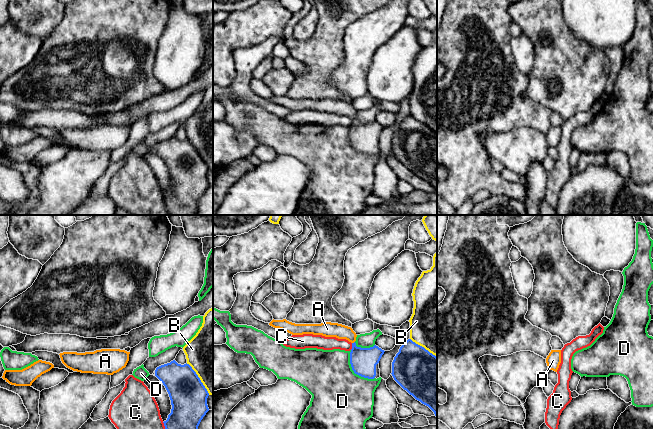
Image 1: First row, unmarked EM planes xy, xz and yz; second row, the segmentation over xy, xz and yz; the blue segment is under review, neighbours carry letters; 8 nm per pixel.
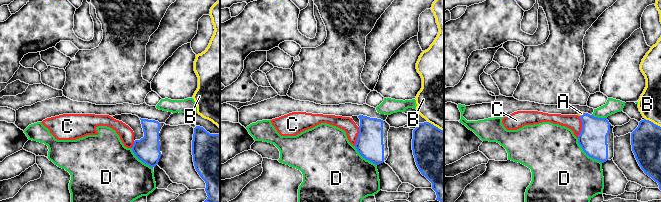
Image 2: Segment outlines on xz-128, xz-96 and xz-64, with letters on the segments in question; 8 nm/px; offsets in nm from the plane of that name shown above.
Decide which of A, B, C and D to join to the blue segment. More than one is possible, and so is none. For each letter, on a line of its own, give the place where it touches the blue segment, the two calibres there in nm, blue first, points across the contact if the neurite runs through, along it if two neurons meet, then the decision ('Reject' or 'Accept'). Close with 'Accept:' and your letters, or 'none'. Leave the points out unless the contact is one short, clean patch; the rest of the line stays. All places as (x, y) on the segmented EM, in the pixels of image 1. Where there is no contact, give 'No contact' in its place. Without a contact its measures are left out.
A: Touches blue at xz (354, 342). Thickness 220 nm (blue) against 120 nm. Path across: xz (363, 361), (355, 351), (354, 342), (344, 332), (327, 329). Accept
B: Touches blue at xy (199, 378). Thickness 300 nm (blue) against 400 nm. Reject
C: Touches blue at xz (352, 346). Thickness 220 nm (blue) against 110 nm. Reject
D: Touches blue at xz (353, 370). Thickness 220 nm (blue) against 460 nm. Reject
Accept: A

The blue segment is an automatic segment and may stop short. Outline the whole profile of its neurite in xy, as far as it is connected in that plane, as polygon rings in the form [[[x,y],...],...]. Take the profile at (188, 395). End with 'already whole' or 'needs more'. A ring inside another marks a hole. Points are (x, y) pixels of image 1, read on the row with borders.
[[[173,360],[157,367],[155,376],[165,386],[172,405],[171,413],[163,422],[165,429],[198,429],[209,411],[209,393],[192,367]]] | already whole

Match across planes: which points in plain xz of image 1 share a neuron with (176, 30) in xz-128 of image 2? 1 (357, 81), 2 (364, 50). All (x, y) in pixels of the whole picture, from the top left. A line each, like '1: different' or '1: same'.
1: same
2: same

